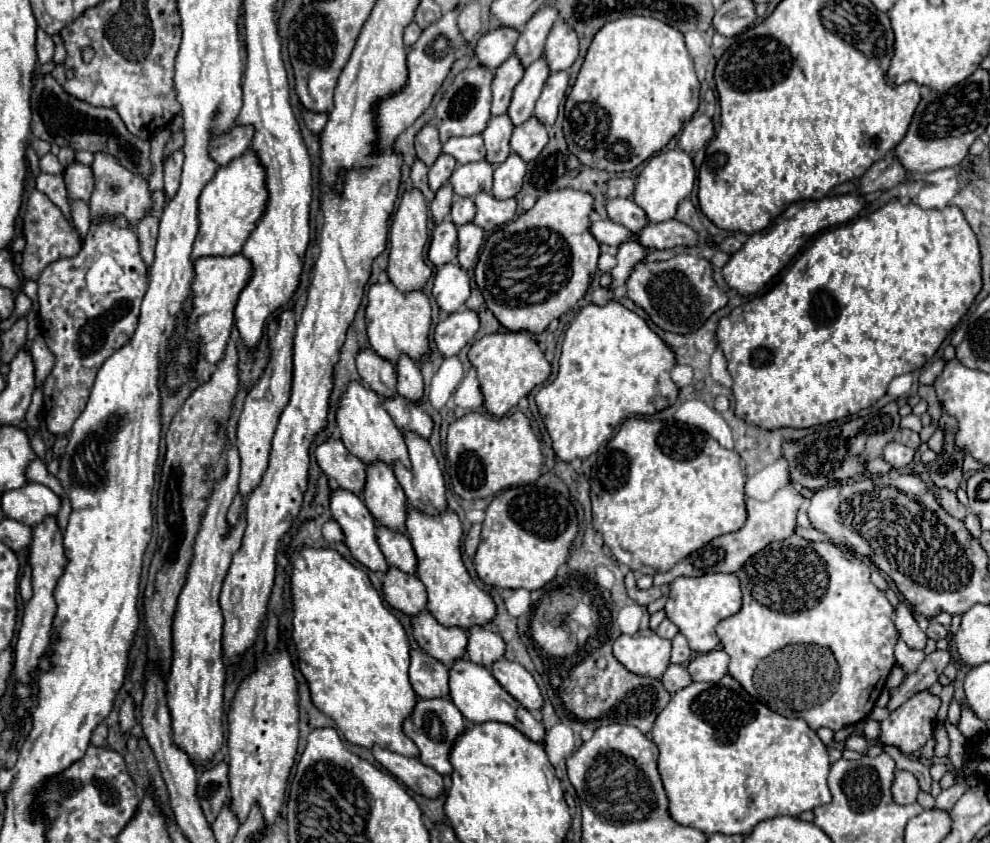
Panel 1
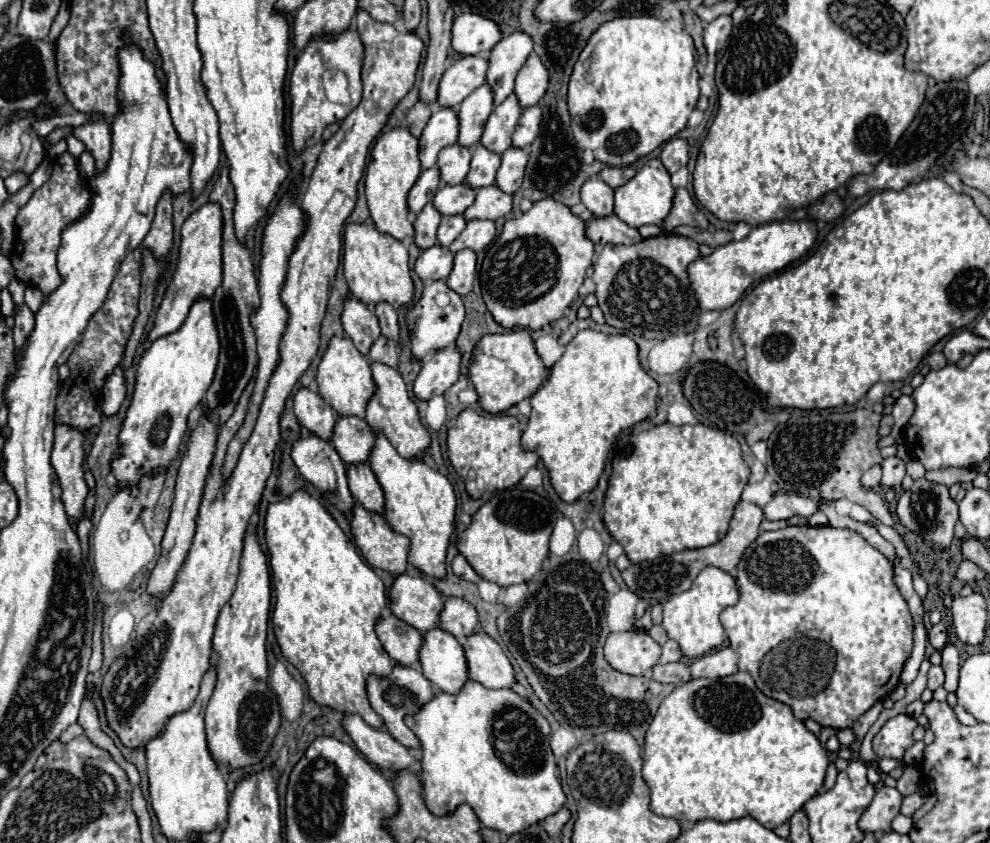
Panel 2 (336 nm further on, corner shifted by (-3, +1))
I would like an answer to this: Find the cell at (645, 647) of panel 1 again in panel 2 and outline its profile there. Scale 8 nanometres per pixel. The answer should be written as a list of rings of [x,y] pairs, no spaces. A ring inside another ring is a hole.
[[[641,629],[611,633],[605,643],[605,659],[609,661],[609,665],[627,675],[643,675],[645,671],[653,669],[659,661],[659,655],[661,655],[661,645],[653,641],[653,637],[647,631],[641,631]]]

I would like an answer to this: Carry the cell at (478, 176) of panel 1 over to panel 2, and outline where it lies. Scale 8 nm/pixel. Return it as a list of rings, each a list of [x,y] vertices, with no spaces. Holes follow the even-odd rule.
[[[467,183],[443,185],[433,197],[433,205],[441,215],[459,215],[475,201],[475,189]]]

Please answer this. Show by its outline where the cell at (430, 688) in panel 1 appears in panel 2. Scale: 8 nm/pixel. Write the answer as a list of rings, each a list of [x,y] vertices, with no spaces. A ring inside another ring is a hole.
[[[395,615],[381,617],[377,623],[377,637],[381,639],[389,657],[401,665],[411,667],[419,663],[419,649],[423,643],[423,635],[397,619]]]

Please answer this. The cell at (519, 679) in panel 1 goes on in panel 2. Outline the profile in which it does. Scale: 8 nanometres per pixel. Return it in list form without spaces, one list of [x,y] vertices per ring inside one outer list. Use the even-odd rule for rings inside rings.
[[[483,631],[467,637],[465,655],[469,663],[469,679],[487,689],[511,689],[515,685],[515,671],[503,649]]]

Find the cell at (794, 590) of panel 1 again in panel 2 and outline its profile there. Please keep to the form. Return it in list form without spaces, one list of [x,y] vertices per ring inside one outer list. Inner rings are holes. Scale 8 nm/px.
[[[785,527],[779,531],[765,531],[761,533],[743,553],[741,563],[737,567],[737,587],[739,587],[739,603],[733,607],[727,607],[721,613],[721,623],[725,627],[725,633],[729,637],[729,645],[739,655],[739,671],[747,671],[759,691],[775,701],[781,701],[791,707],[793,715],[801,721],[813,719],[823,727],[833,729],[845,729],[853,727],[853,723],[879,699],[887,697],[899,683],[899,675],[903,671],[903,665],[907,657],[911,655],[913,645],[913,621],[909,615],[909,607],[905,599],[901,597],[897,585],[893,583],[893,565],[877,551],[873,549],[859,533],[851,529],[835,529],[835,527]]]

